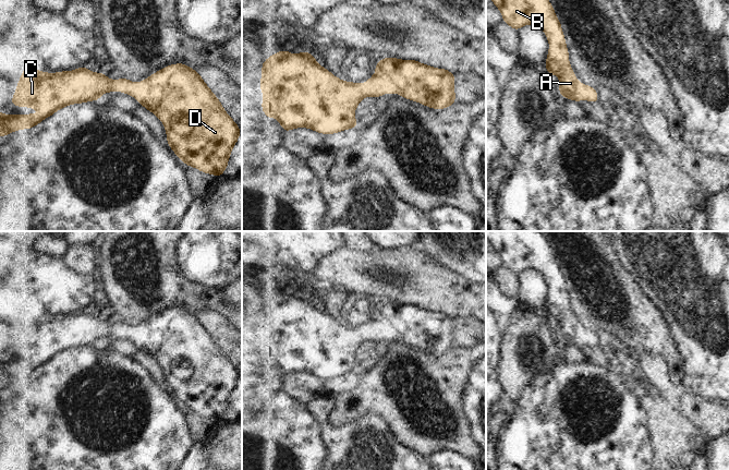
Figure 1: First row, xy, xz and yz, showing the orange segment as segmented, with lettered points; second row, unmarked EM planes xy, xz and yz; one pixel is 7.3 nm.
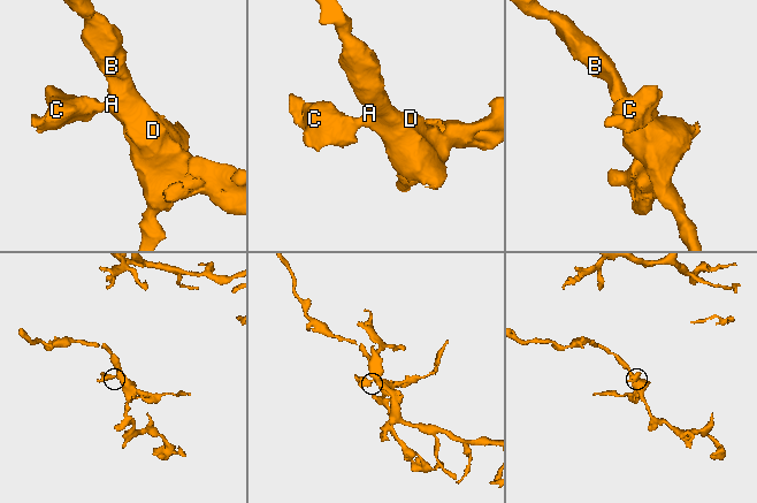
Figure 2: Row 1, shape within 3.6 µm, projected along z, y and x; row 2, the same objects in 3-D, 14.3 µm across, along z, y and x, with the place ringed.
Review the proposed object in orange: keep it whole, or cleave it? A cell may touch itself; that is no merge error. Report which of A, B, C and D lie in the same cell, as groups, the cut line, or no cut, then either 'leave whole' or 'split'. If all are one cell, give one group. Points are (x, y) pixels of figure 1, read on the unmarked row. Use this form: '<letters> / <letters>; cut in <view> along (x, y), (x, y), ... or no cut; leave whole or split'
A B C D; no cut; leave whole

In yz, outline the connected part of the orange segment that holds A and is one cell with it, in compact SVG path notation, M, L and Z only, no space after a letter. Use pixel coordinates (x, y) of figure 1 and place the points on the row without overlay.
M486 231L486 240L494 246L502 258L502 265L517 276L526 268L533 268L540 272L549 287L549 294L546 302L545 313L549 320L557 318L560 323L558 332L563 342L580 347L587 344L588 347L599 346L596 333L580 327L569 306L569 294L566 290L566 281L561 274L561 267L558 264L552 249L538 231Z

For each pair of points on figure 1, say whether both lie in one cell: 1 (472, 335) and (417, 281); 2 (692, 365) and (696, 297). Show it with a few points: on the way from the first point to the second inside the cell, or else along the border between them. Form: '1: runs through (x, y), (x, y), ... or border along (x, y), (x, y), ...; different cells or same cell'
1: border along (474, 316), (457, 316), (454, 318); different cells
2: runs through (696, 348), (696, 314); same cell

